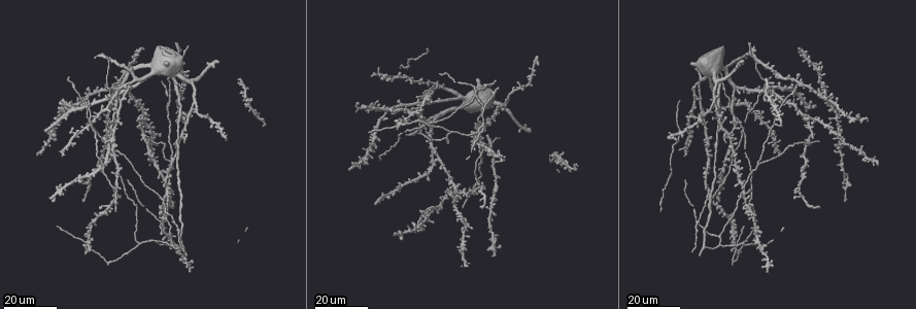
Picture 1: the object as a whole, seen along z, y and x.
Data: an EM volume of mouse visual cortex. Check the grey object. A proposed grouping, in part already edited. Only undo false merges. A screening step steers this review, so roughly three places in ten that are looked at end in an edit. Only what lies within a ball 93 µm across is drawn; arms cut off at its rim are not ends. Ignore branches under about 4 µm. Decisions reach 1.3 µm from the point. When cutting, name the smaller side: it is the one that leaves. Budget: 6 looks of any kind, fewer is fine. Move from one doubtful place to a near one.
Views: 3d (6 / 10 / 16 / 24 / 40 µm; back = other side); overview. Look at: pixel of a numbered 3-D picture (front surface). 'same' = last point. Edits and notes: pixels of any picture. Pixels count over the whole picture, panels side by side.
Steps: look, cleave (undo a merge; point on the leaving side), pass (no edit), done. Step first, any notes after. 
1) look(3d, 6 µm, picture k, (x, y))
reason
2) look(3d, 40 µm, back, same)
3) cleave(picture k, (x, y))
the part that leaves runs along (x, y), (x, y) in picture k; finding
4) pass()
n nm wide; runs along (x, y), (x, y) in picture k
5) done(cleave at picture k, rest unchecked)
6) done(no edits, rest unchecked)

look(3d, 24 µm, picture 1, (73, 108))
four or more arms meet

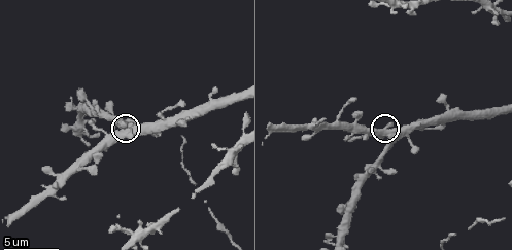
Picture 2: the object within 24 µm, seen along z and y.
look(3d, 10 µm, picture 2, (388, 137))

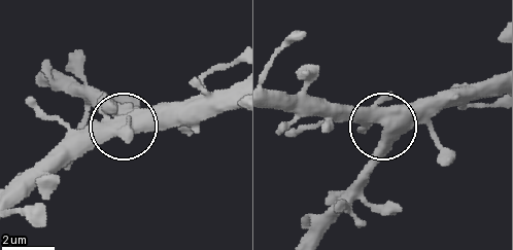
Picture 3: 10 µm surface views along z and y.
pass()
530 nm wide; all the same cell

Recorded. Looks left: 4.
look(3d, 16 µm, picture 1, (732, 107))
three-way junction

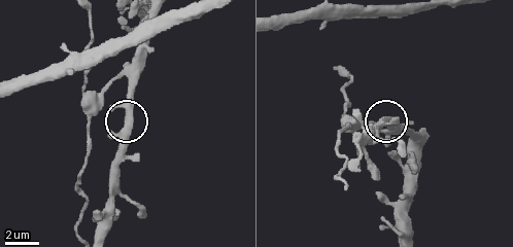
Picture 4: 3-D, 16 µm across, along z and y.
look(3d, 6 µm, picture 4, (125, 107))

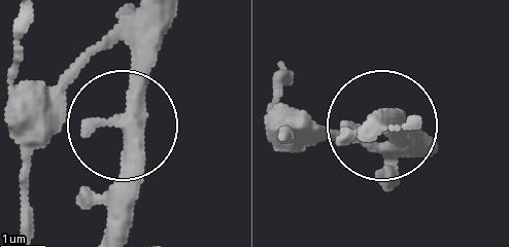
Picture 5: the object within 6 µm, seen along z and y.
look(3d, 6 µm, back, picture 5, (119, 123))
from behind

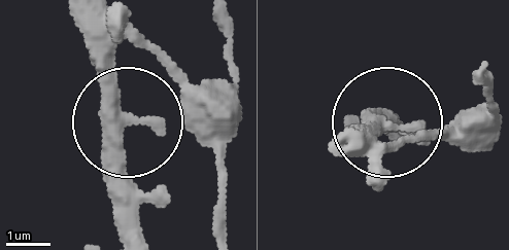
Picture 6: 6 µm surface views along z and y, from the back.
pass()
side arm 21 µm; runs along (331, 152), (382, 122), (460, 131), (493, 101) in picture 6; all the same cell

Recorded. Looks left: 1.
done(no edits, rest unchecked)

